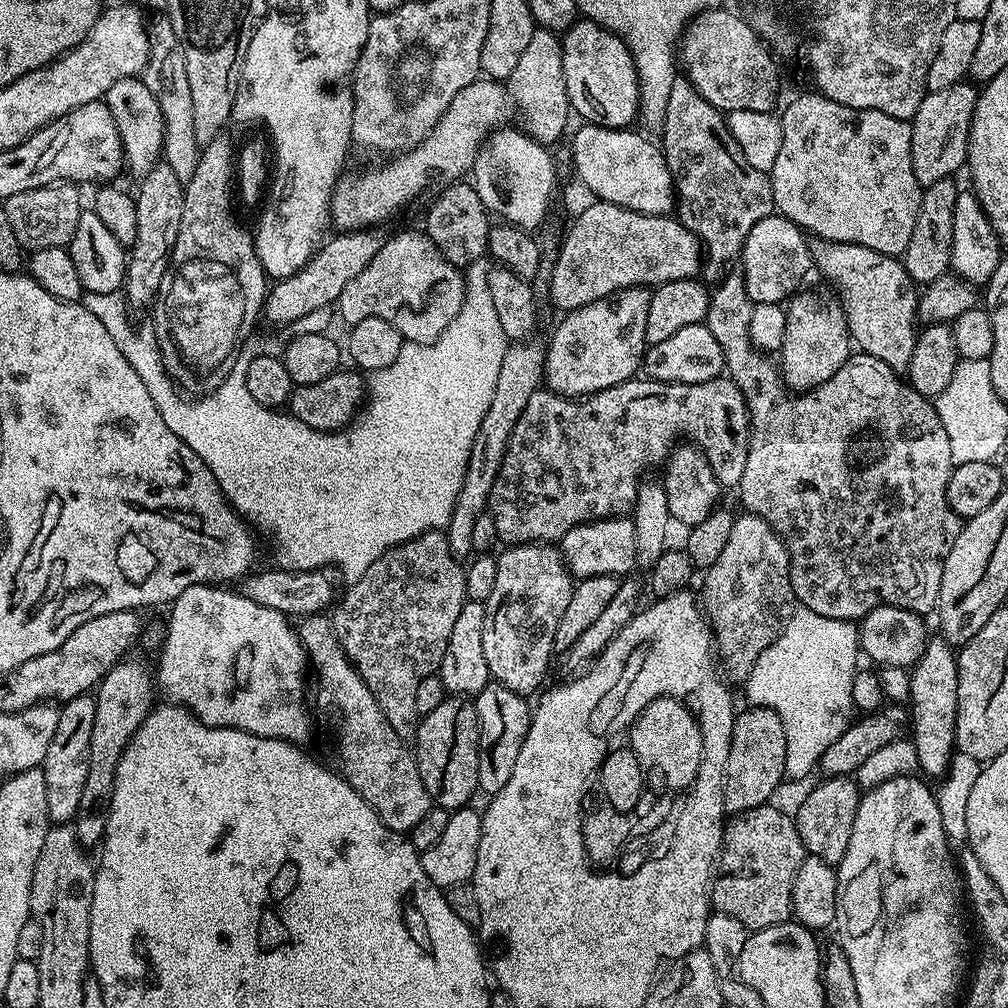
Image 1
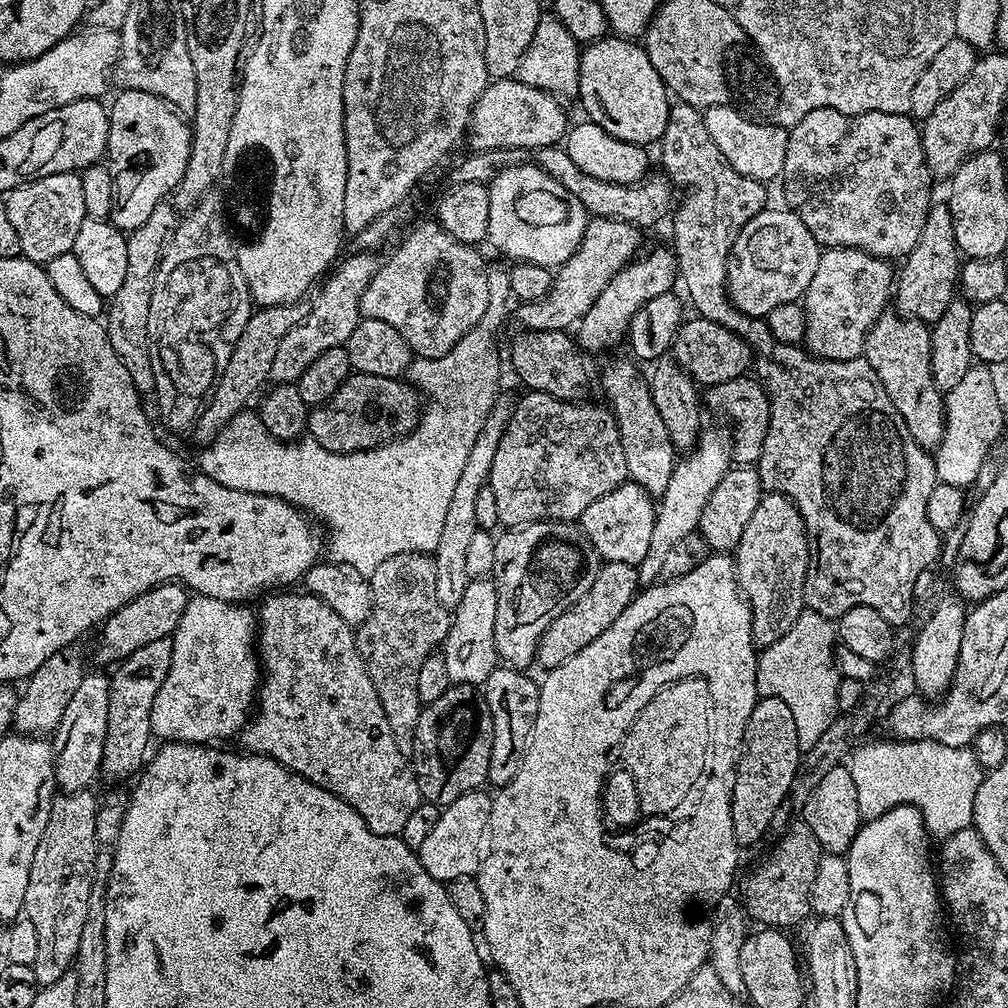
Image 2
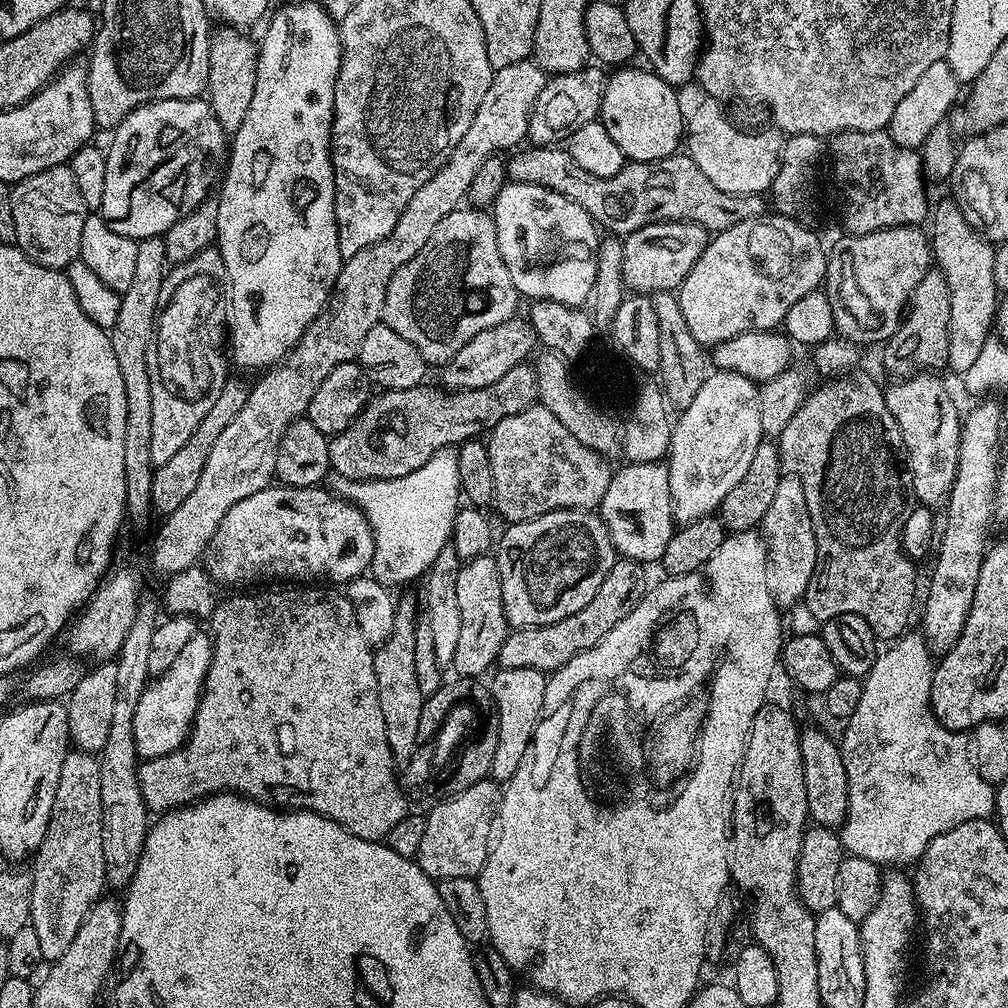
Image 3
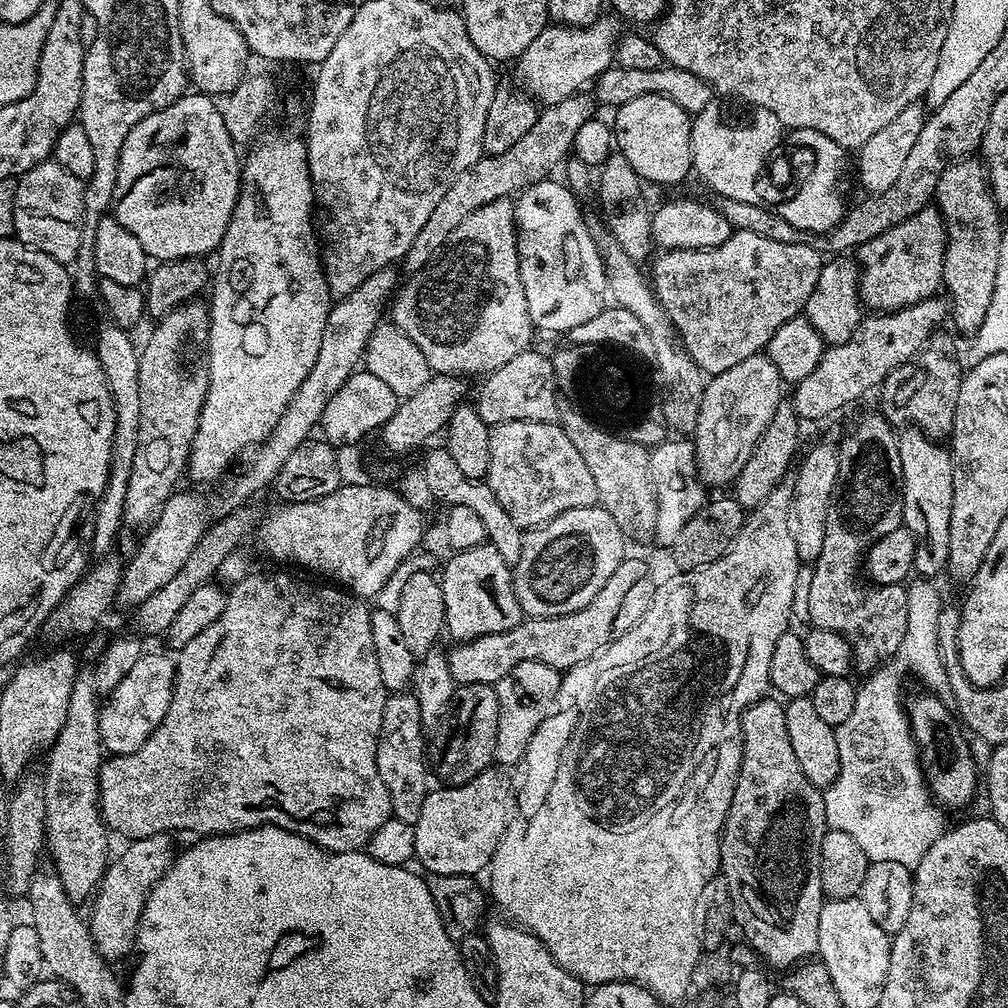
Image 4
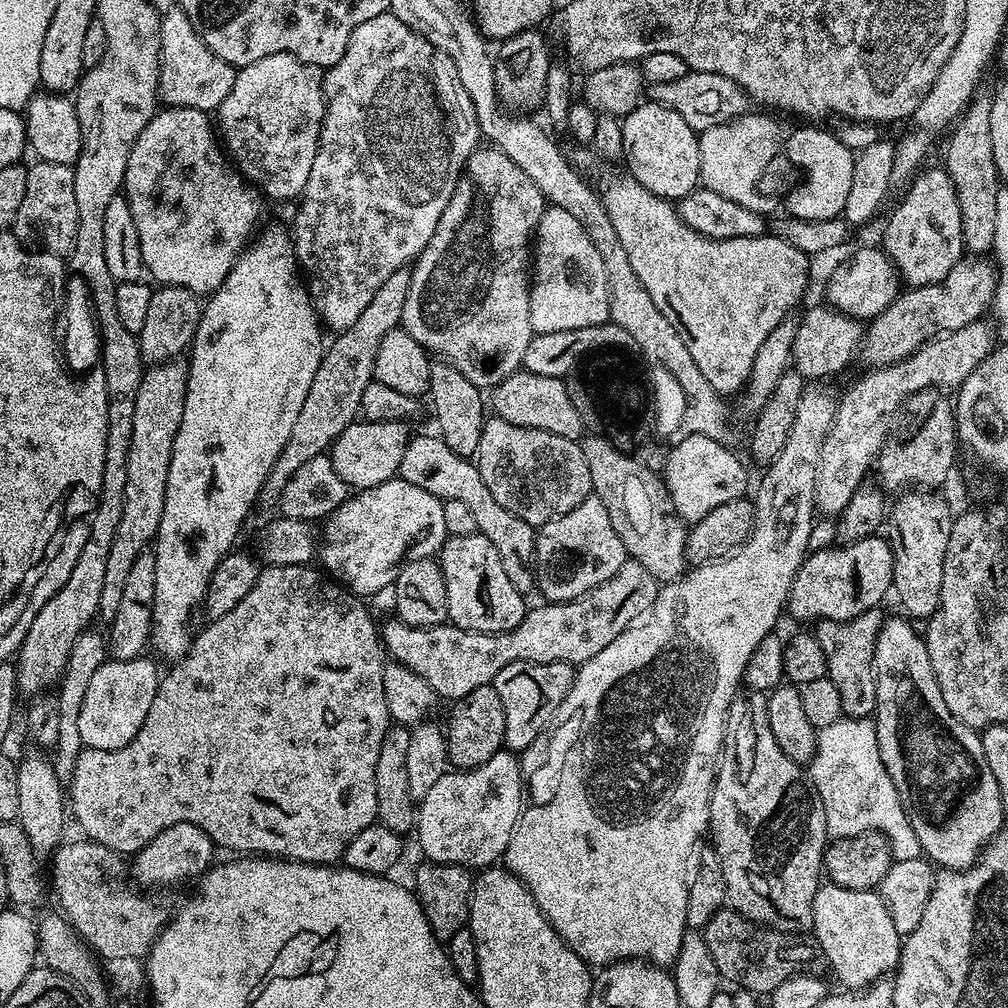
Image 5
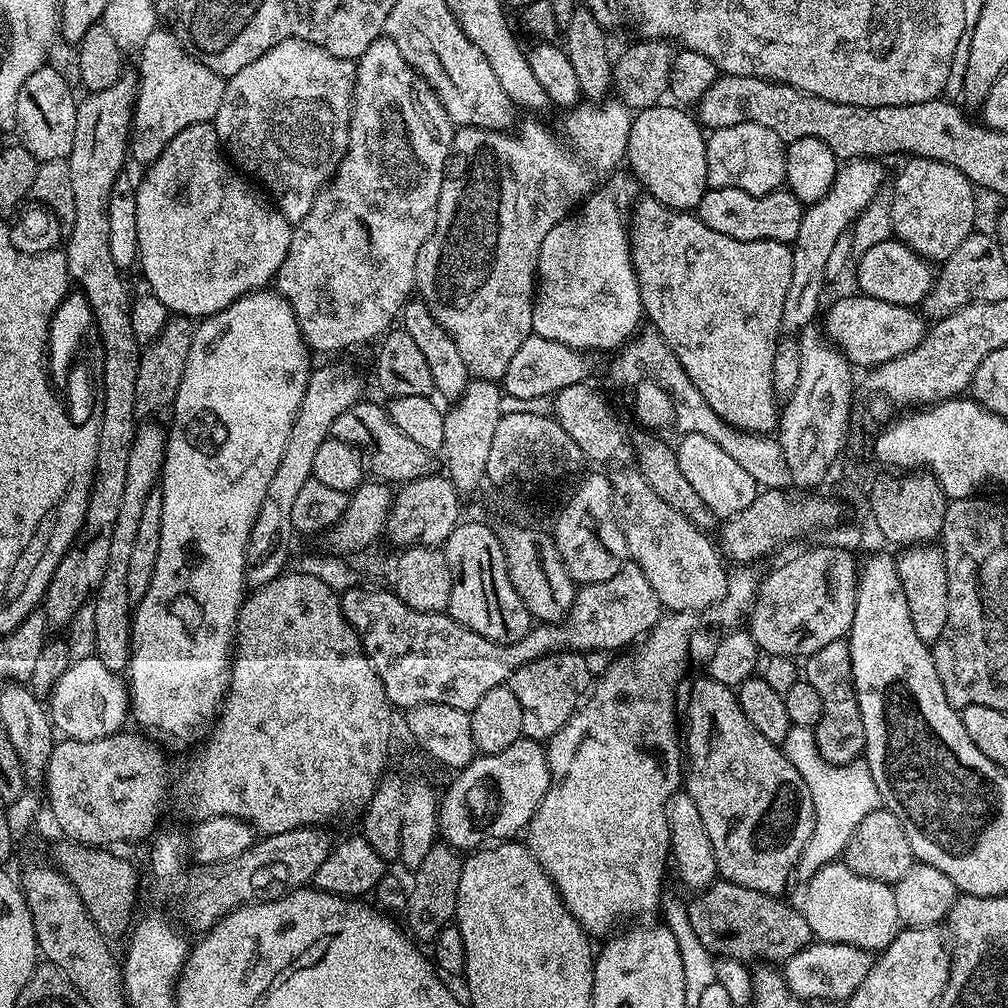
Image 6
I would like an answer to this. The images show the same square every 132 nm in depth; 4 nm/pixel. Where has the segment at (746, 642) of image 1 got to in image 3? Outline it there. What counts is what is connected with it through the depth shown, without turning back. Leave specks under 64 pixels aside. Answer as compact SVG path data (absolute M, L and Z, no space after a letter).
M785 475L778 482L778 491L770 510L766 510L762 535L768 546L768 585L776 607L791 610L801 603L804 591L816 569L816 539L806 506L806 490L794 476Z

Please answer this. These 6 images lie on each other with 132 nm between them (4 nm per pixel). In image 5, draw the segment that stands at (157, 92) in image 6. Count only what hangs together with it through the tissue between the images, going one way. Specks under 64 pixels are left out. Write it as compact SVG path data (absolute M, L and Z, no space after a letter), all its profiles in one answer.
M178 6L163 13L160 18L160 100L169 108L193 108L211 113L230 94L237 69L218 58L206 46L203 36L197 32L192 20Z

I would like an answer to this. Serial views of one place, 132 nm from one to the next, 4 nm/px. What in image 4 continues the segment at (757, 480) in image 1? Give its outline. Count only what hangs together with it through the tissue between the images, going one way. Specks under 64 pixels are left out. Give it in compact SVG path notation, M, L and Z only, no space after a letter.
M875 415L862 417L856 433L839 441L840 478L826 514L826 542L822 542L822 554L811 565L812 577L806 580L810 586L811 627L842 634L852 646L855 671L863 674L875 672L902 646L908 593L904 584L869 586L858 571L868 547L902 524L898 436L883 415Z

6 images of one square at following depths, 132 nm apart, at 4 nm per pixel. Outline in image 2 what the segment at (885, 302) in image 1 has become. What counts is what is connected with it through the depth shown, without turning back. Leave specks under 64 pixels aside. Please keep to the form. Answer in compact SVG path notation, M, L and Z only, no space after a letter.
M885 311L872 324L864 339L863 359L870 362L876 376L882 382L890 402L902 414L910 434L926 450L940 447L945 426L945 397L936 387L930 370L930 338L932 330L922 320L901 318Z

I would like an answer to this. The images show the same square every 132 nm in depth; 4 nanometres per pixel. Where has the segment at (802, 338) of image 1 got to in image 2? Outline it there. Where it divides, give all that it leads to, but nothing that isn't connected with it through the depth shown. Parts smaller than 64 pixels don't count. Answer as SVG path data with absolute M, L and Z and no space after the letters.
M824 248L821 251L820 257L818 258L818 266L814 270L814 278L810 278L810 286L802 297L802 307L804 310L804 317L806 318L806 330L804 331L803 343L806 345L807 351L811 355L821 360L855 360L864 351L864 339L866 334L872 329L873 322L883 316L886 309L889 307L888 295L893 295L894 288L894 268L891 263L887 260L879 260L876 256L866 254L862 250L857 248Z

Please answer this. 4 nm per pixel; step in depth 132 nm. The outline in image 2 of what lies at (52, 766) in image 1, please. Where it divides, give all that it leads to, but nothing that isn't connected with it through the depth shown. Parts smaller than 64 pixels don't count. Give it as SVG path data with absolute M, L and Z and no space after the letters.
M89 671L78 682L78 690L67 704L56 731L51 737L52 761L57 789L61 793L82 792L91 789L92 783L100 776L102 746L106 740L106 726L110 714L109 677L100 672Z

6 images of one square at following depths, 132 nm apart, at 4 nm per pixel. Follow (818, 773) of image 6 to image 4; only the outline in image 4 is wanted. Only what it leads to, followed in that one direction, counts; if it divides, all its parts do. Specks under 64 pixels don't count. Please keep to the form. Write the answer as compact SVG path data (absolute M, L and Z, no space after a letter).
M916 578L907 585L906 634L902 638L902 646L898 646L891 660L881 664L865 679L868 681L864 685L861 683L857 687L854 714L850 714L850 718L846 718L846 722L842 722L842 726L836 729L840 769L835 782L823 789L829 828L842 830L842 834L850 834L850 838L854 838L854 842L862 846L862 854L866 854L869 861L902 862L902 866L913 870L918 862L922 862L926 850L930 850L930 846L934 846L936 839L946 831L945 809L932 799L932 794L928 791L922 756L912 736L912 727L908 724L908 713L902 703L902 696L900 700L900 687L907 676L921 680L925 689L941 698L951 697L952 694L942 654L938 650L938 614L946 606L946 600L940 597L936 583L932 578Z

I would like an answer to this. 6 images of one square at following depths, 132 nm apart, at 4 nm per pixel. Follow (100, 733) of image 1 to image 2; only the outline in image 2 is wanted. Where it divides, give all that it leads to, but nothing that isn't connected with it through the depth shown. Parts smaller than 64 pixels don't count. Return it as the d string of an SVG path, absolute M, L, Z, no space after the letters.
M158 638L158 642L149 642L147 646L134 650L134 654L115 665L116 673L111 673L108 681L110 714L100 763L100 776L103 779L124 780L127 776L135 777L143 769L150 752L148 743L153 743L154 740L150 722L154 698L158 698L158 690L162 690L166 674L170 674L170 662L173 658L171 639Z

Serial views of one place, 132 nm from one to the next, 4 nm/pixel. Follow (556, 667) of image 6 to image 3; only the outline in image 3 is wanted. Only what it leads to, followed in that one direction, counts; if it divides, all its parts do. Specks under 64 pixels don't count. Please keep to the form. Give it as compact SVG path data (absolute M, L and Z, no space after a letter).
M500 668L497 676L490 680L492 697L496 703L494 715L498 718L498 750L494 750L491 779L506 782L522 766L532 745L532 735L544 710L548 676L538 670L525 668Z

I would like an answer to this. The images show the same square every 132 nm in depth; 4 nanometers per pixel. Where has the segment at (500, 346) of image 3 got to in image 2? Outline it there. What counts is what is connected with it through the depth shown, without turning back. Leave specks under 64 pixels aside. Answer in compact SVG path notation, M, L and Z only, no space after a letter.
M601 216L589 219L578 250L574 250L571 258L555 269L548 293L538 301L521 303L517 312L515 309L514 316L517 316L524 323L525 329L533 332L562 332L571 329L571 324L573 327L583 318L586 310L590 310L590 306L594 306L598 294L602 294L602 290L606 290L610 278L614 278L626 265L637 259L638 253L641 251L640 236L642 236L641 229L630 222L622 222L614 218L602 218Z

